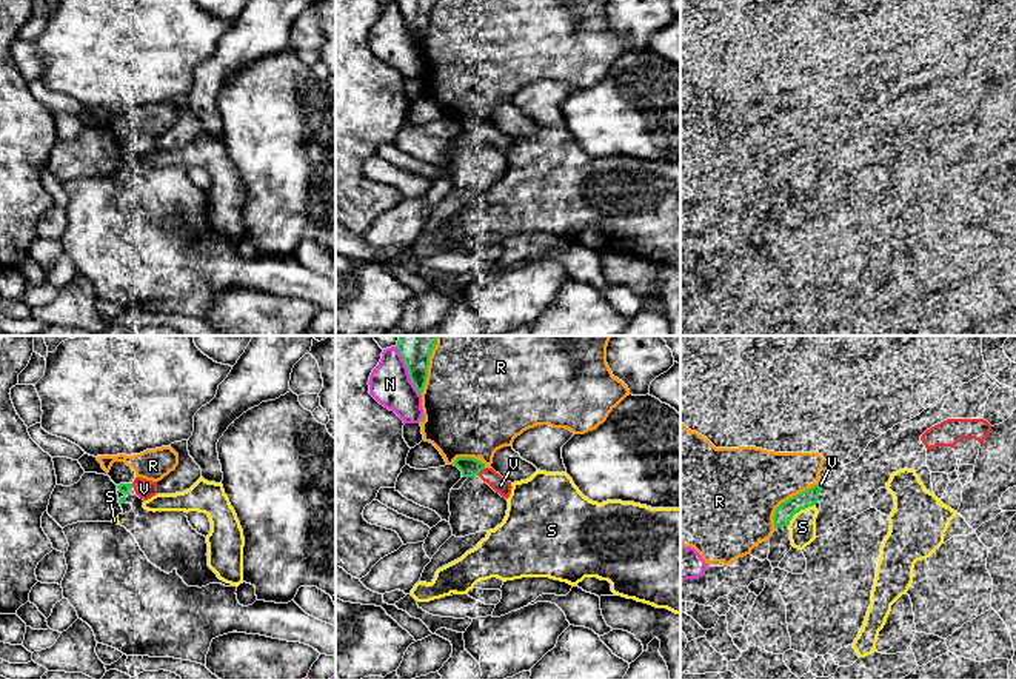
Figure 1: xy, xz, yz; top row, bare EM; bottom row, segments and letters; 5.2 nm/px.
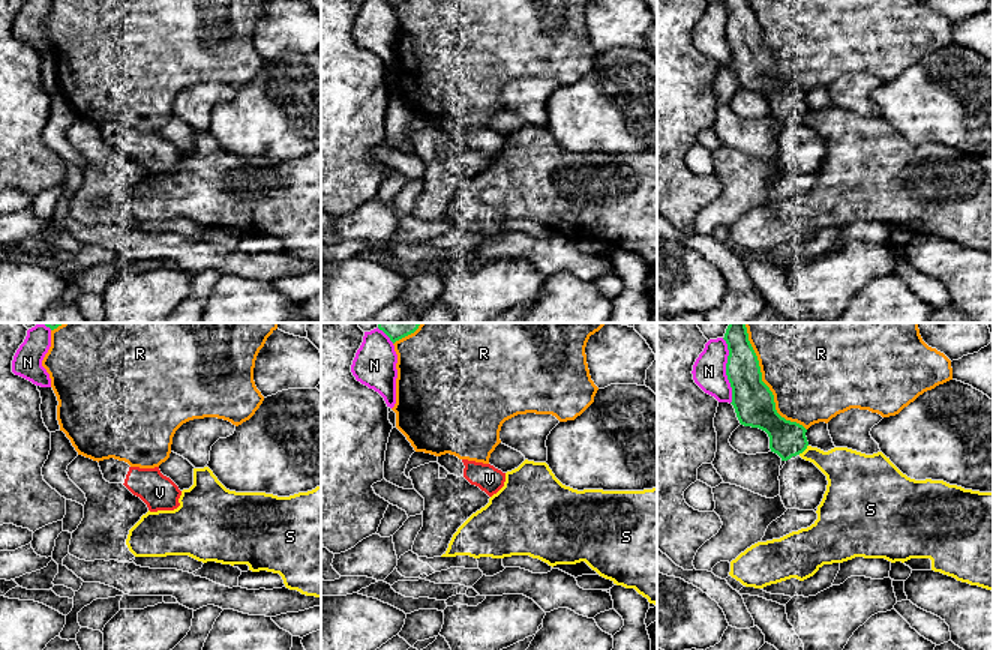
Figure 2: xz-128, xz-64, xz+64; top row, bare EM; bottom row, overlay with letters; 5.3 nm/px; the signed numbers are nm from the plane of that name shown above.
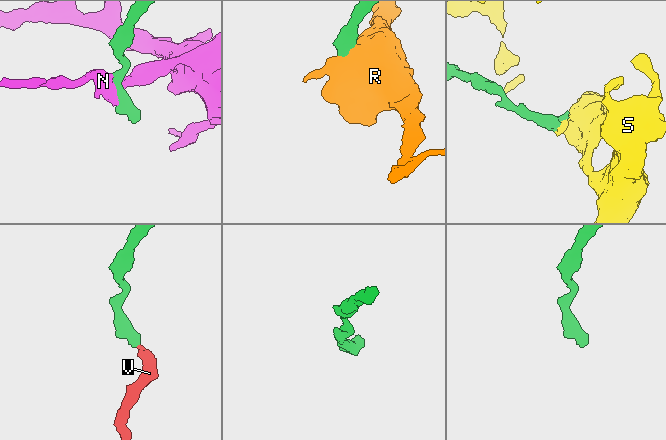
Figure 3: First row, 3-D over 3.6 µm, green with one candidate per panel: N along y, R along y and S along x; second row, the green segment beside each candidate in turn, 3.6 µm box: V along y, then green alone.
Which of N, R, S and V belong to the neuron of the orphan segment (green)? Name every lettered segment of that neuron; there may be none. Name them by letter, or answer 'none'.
V

